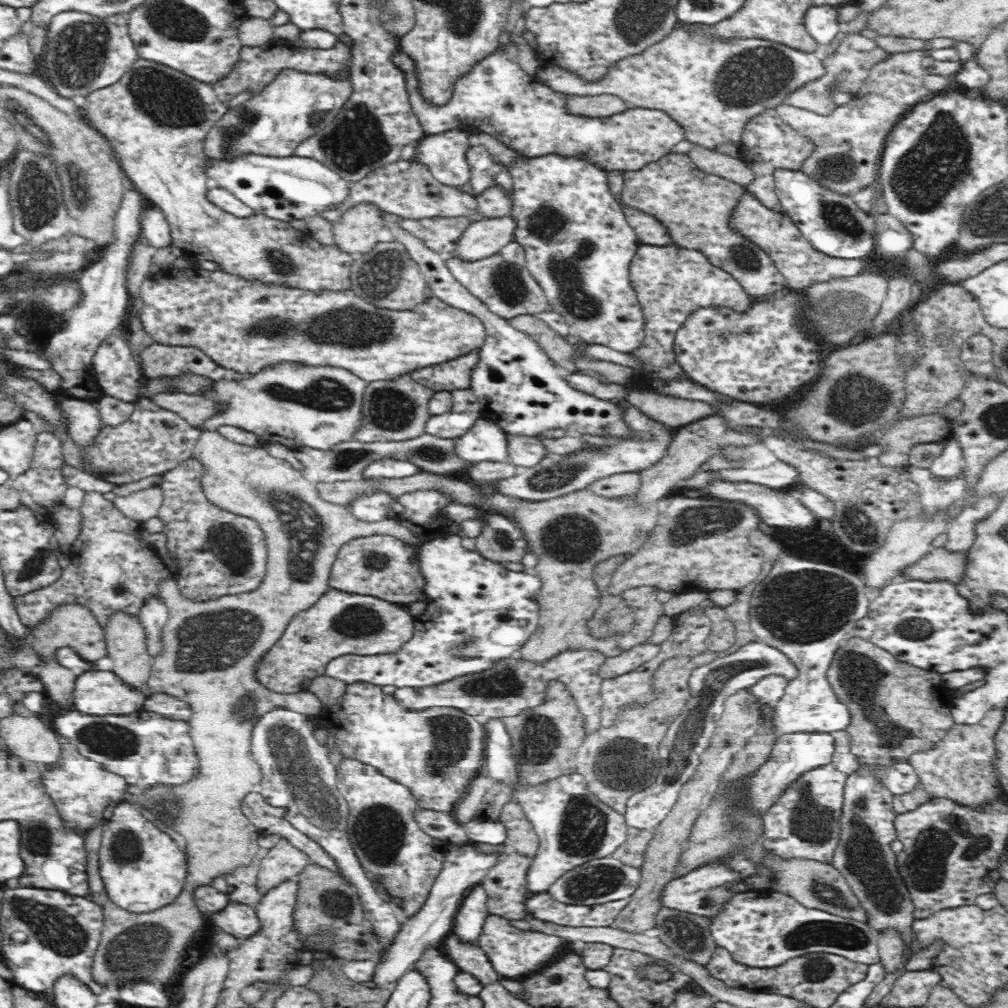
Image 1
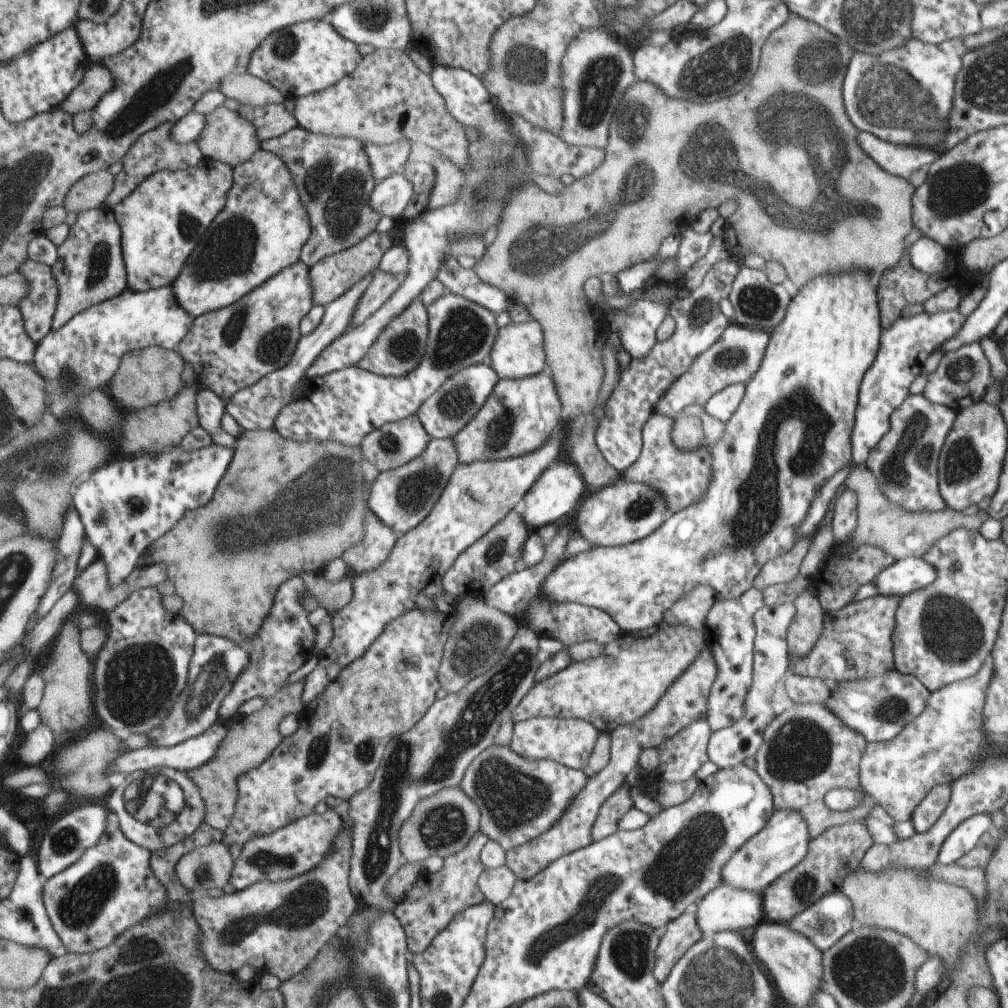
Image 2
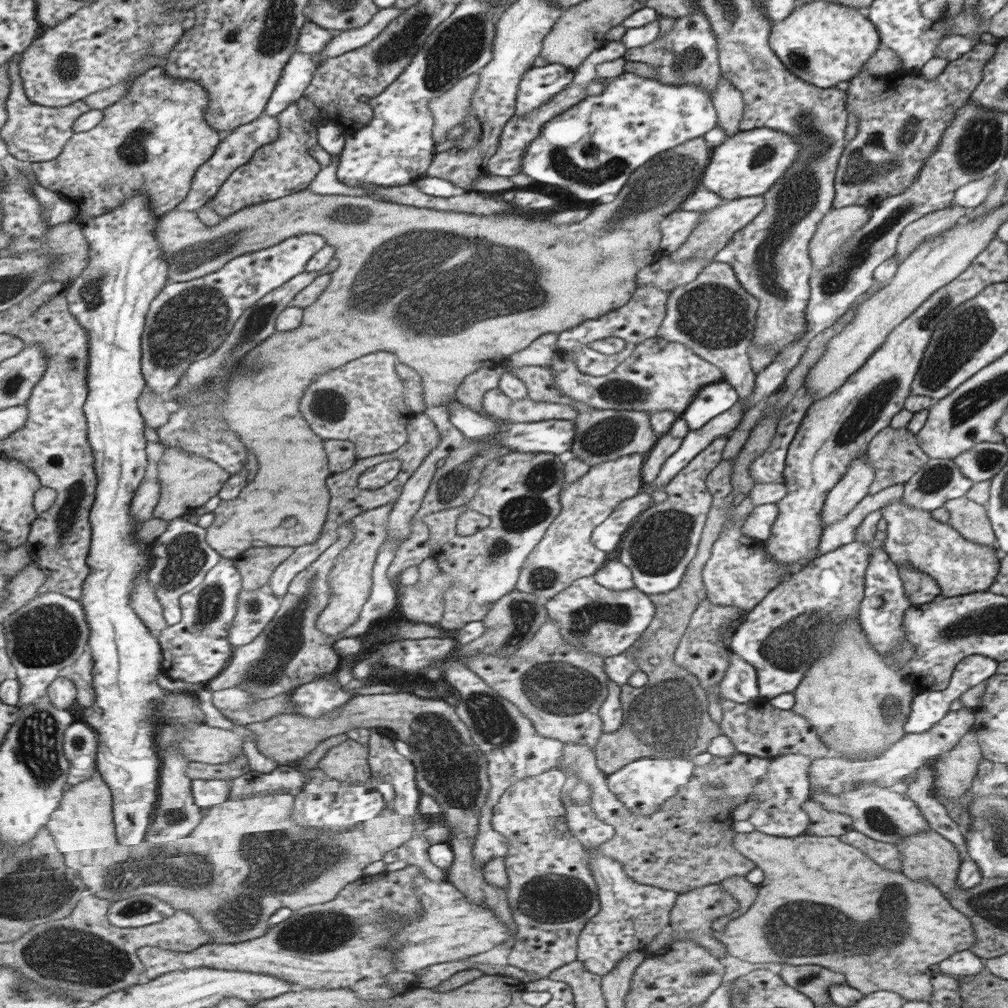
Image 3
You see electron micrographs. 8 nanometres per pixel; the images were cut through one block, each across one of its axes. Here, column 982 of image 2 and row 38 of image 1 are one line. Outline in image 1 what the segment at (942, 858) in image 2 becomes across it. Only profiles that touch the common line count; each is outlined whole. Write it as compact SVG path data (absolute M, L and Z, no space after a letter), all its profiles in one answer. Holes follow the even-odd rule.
M814 6L810 12L806 12L806 30L824 46L832 44L836 34L842 32L842 26L844 24L838 22L836 6Z

